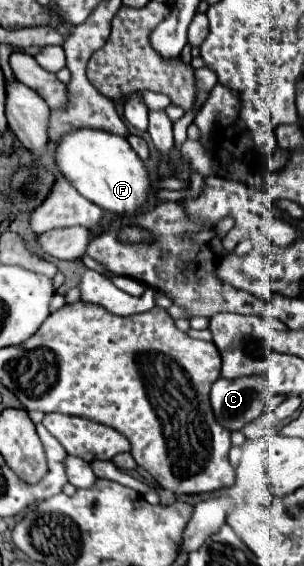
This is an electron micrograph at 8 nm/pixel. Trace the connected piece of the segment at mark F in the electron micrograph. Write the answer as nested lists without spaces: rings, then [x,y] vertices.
[[[75,129],[57,141],[55,163],[61,175],[89,201],[115,215],[135,215],[149,193],[149,177],[143,161],[133,153],[125,137],[101,129]]]

